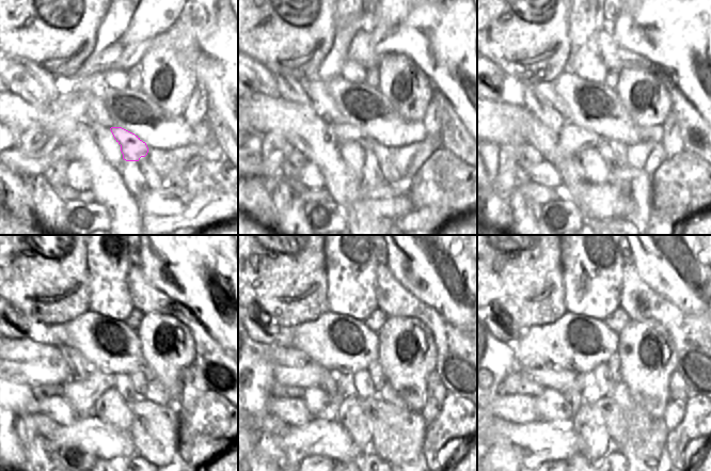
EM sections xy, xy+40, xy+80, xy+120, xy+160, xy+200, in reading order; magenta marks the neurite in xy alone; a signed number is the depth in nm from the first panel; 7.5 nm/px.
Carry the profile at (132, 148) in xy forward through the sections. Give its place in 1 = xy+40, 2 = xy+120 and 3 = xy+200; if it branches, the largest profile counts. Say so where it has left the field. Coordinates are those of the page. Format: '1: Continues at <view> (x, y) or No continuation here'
1: Continues at xy+40 (344, 132)
2: Continues at xy+120 (81, 393)
3: Continues at xy+200 (551, 405).

